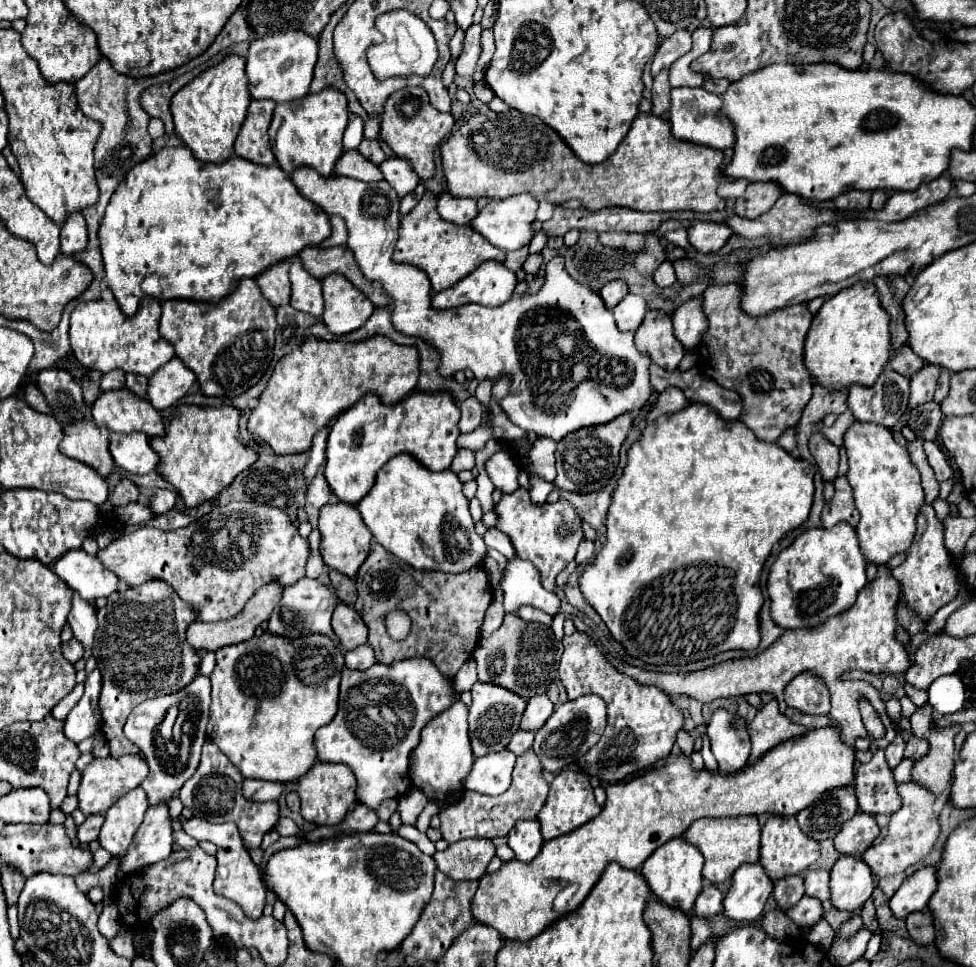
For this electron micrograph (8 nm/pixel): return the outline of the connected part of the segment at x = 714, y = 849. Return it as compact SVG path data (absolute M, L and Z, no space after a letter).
M743 815L743 817L721 817L721 819L697 819L691 823L689 833L685 833L685 839L699 847L699 851L705 857L703 877L717 885L733 877L733 873L743 863L757 863L759 861L759 833L761 825L755 815Z

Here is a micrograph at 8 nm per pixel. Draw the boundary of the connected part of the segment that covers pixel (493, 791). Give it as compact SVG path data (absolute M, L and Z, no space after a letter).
M509 749L477 757L473 761L469 775L463 781L463 789L481 791L487 795L501 795L511 785L513 765L515 765L515 753Z

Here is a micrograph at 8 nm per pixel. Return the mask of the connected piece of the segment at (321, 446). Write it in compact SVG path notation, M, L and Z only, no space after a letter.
M327 429L317 433L317 437L313 439L313 445L311 445L311 451L309 451L309 463L305 467L305 479L307 481L313 479L319 465L325 461L325 441L327 441Z

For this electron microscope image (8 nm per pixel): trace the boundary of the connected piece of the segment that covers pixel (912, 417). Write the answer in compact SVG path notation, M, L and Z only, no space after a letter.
M935 401L921 403L921 405L913 407L909 413L905 413L905 425L921 441L935 441L941 421L943 421L941 405Z

